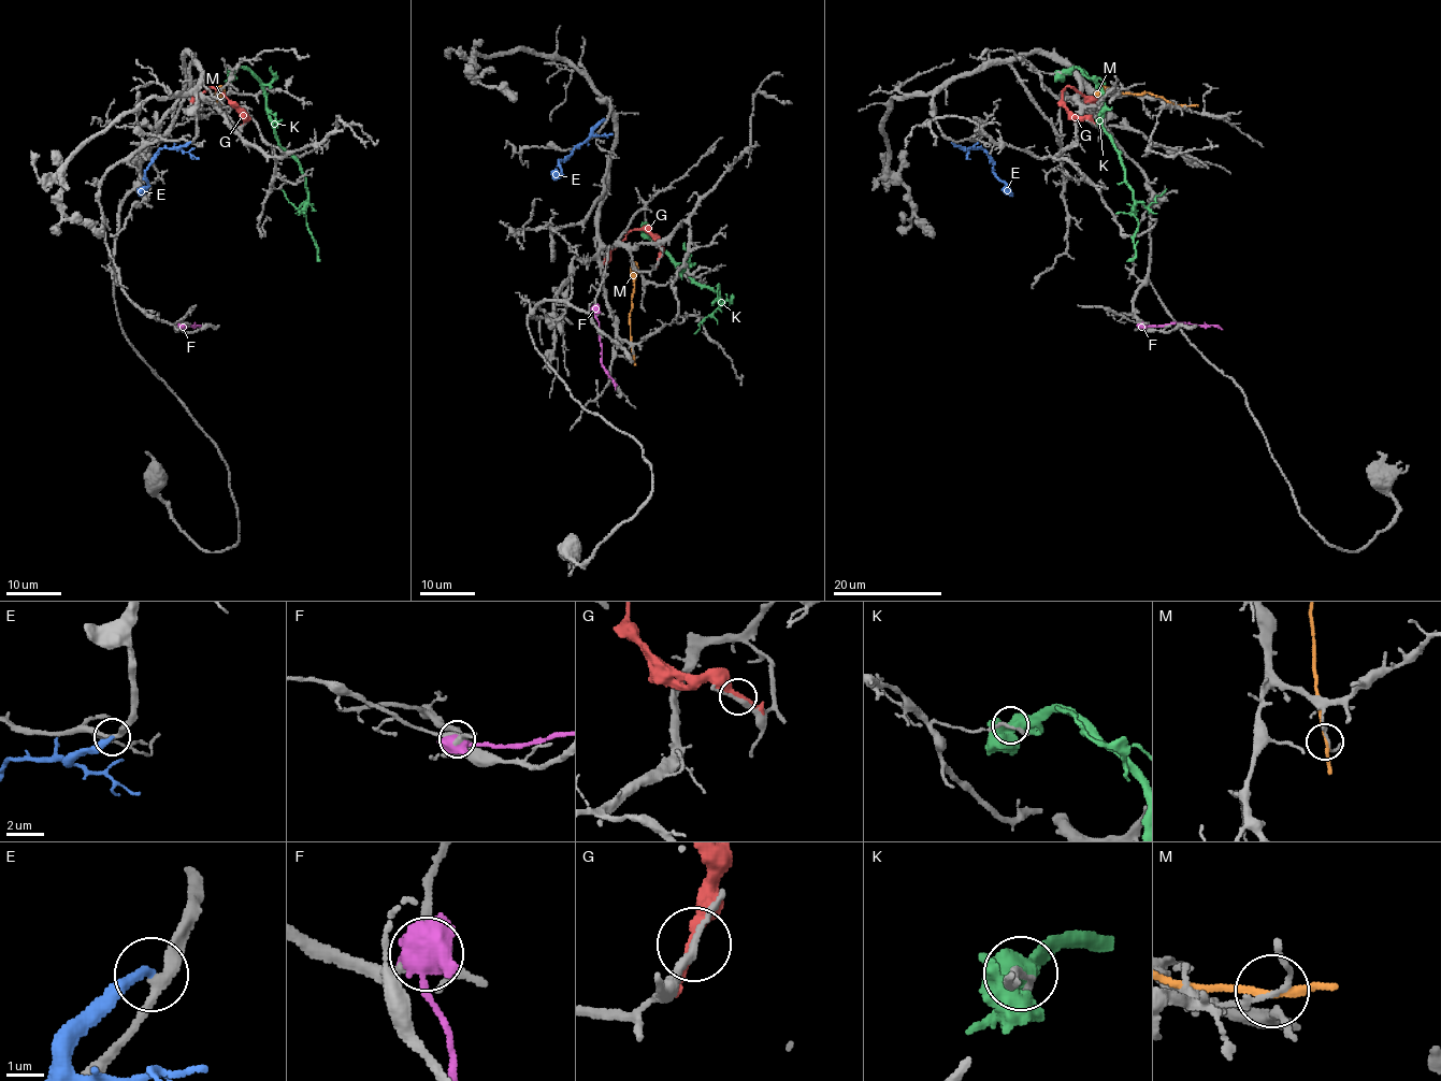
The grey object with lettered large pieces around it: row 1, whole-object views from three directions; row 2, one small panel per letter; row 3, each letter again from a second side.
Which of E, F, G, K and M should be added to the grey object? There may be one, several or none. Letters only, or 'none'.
E

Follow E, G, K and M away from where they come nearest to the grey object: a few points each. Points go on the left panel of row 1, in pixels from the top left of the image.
E: (190, 141), (178, 148), (161, 148), (156, 154), (145, 172), (148, 185), (139, 196)
G: (245, 124), (246, 119), (214, 87), (190, 103)
K: (232, 72), (246, 68), (263, 90), (265, 109), (278, 144), (298, 163), (307, 191), (306, 226), (318, 261)
M: (219, 105), (216, 92), (221, 94)

